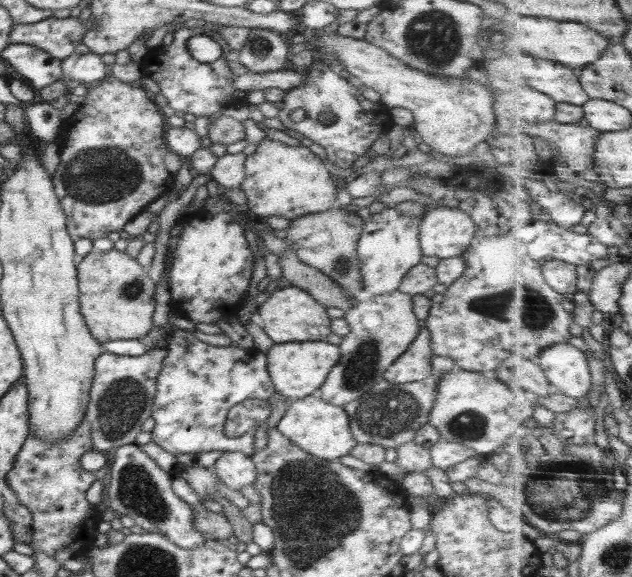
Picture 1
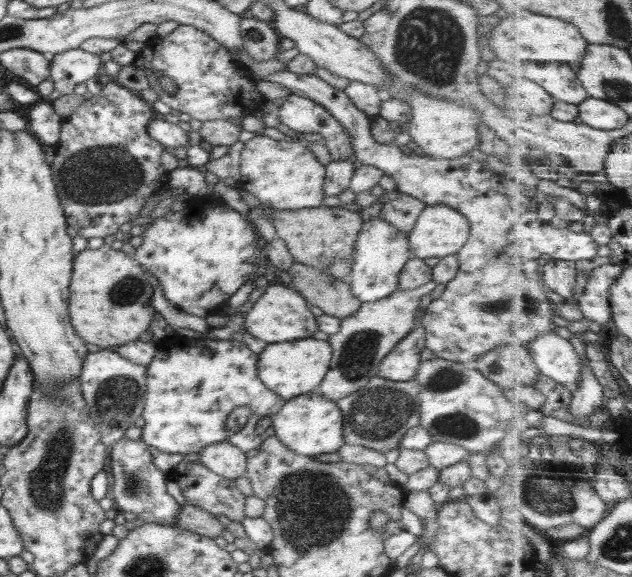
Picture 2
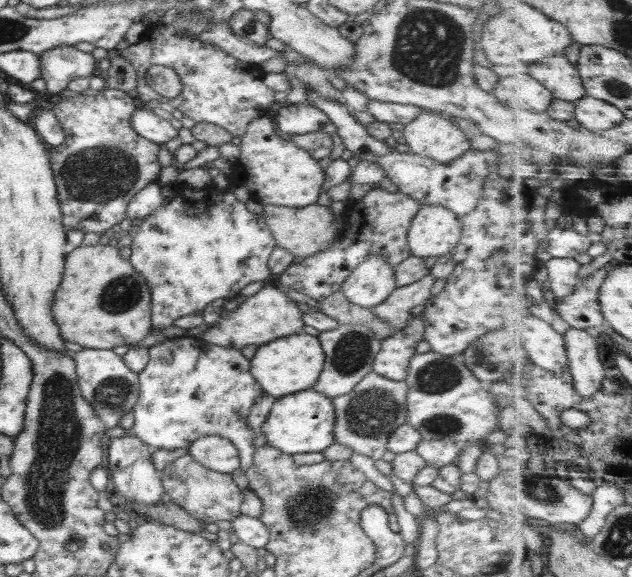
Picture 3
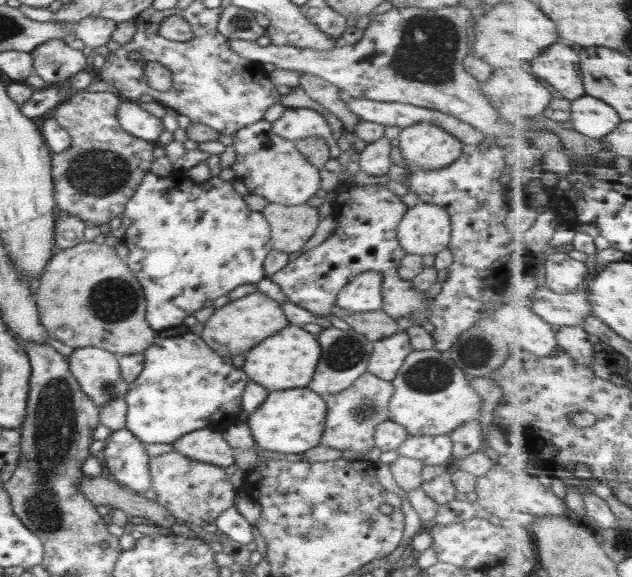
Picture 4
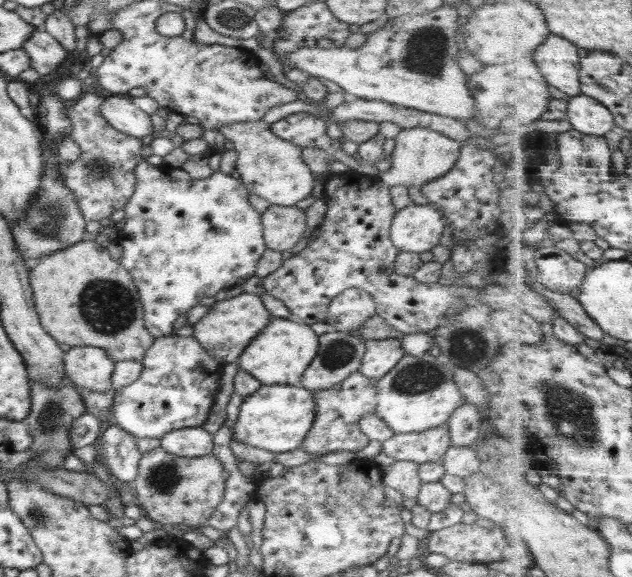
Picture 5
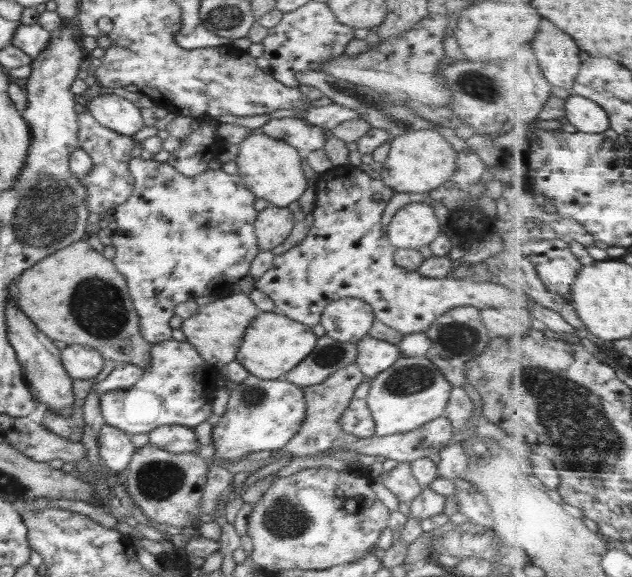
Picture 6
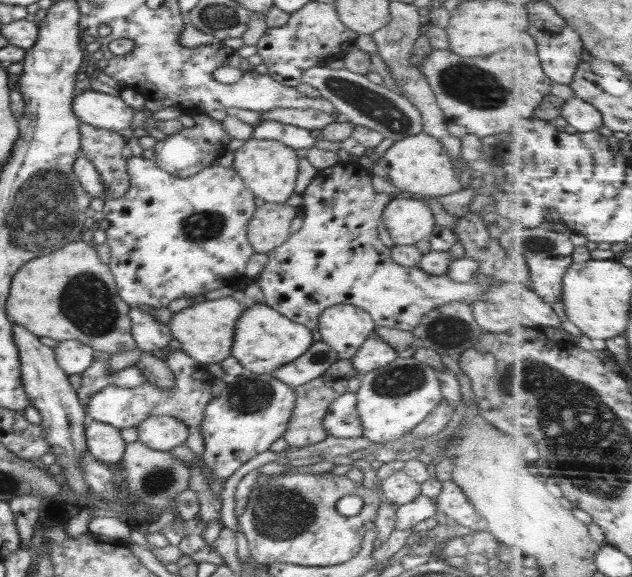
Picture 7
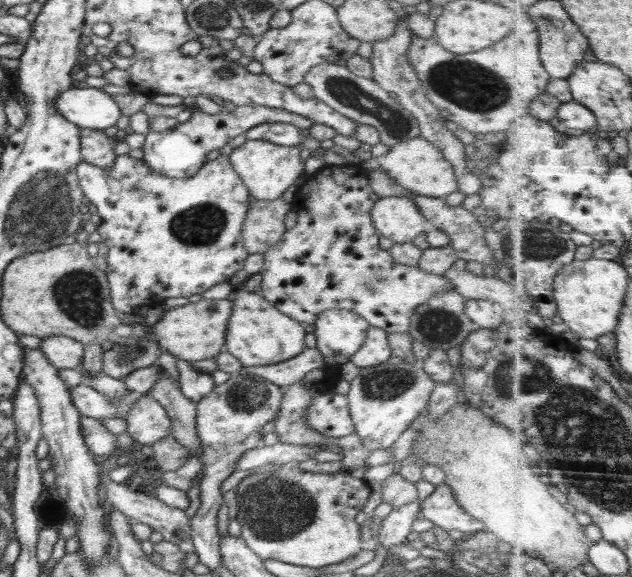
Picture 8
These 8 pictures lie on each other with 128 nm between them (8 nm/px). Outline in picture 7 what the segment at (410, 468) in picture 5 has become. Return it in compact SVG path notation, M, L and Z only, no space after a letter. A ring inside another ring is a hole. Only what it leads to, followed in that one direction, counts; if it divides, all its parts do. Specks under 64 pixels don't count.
M403 470L394 472L386 480L382 480L380 489L383 499L392 506L408 504L421 495L421 484L415 482Z

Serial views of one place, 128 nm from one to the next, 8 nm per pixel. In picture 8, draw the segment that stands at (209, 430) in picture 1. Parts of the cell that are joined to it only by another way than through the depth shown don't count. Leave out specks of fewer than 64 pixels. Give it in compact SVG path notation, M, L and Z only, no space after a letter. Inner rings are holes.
M178 359L176 368L180 372L179 385L182 394L194 404L210 394L215 386L212 375L194 369L190 361ZM78 384L74 388L70 389L70 395L72 395L72 401L76 405L76 409L90 418L97 418L101 420L103 418L126 418L128 412L134 408L134 404L140 400L140 393L127 391L116 401L112 401L110 397L100 393L100 391L88 386L87 384Z

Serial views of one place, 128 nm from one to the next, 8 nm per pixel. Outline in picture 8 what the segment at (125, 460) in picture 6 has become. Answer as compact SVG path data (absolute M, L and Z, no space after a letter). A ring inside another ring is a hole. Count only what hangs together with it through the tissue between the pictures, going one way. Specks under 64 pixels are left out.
M82 416L82 438L88 450L98 459L111 456L118 443L116 435L106 429L106 426L97 418Z

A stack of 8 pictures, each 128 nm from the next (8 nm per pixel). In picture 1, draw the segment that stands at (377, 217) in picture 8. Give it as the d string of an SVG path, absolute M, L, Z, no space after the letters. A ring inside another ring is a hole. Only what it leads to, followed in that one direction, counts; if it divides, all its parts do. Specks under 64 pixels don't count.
M444 206L430 210L420 225L422 255L438 259L462 257L476 234L476 224L466 212Z

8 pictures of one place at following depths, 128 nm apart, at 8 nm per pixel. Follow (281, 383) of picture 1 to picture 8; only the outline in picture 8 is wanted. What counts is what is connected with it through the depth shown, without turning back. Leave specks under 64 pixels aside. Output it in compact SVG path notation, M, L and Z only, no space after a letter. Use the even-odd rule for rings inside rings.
M242 286L232 293L232 316L226 328L225 351L238 358L244 367L268 366L298 357L307 347L306 329L293 318L282 314L259 293L246 292Z

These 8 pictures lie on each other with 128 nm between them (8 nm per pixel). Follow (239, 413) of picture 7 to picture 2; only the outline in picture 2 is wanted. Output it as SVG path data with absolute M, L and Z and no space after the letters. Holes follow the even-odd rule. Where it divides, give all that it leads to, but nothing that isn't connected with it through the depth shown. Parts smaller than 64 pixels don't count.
M317 390L288 399L286 404L270 418L276 437L298 454L307 457L332 454L338 452L338 448L345 443L342 432L344 421L338 405L322 396Z

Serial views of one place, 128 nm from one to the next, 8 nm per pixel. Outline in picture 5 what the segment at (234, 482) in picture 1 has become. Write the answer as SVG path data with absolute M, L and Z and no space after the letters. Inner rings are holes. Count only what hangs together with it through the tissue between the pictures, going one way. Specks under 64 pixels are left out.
M202 427L173 430L160 440L161 447L174 456L208 456L214 448L213 434Z

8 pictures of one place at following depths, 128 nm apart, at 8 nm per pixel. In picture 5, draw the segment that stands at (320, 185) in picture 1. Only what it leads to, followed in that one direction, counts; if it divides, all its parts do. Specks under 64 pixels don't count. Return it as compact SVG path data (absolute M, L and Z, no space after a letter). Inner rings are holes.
M260 119L224 124L218 131L234 143L234 150L238 154L235 168L249 194L256 194L270 204L294 207L298 201L313 194L314 173L304 162L301 148L276 136L270 126L271 124Z

